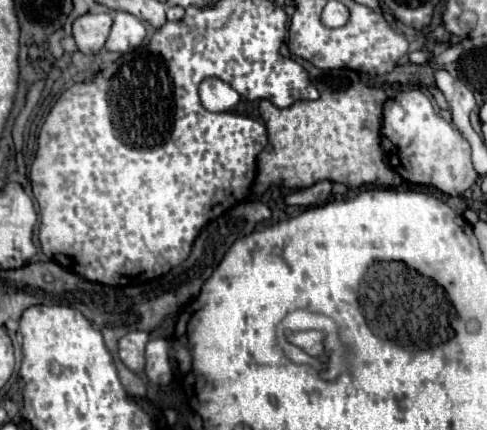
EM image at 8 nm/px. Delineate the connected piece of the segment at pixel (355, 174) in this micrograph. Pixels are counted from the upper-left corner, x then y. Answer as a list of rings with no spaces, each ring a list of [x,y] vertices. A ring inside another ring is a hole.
[[[283,43],[279,53],[283,57],[291,57],[293,61],[301,63],[311,79],[319,81],[319,99],[315,101],[295,101],[291,107],[279,109],[269,101],[259,103],[259,113],[263,113],[265,127],[269,131],[269,147],[259,153],[257,157],[257,181],[255,191],[259,191],[259,183],[279,183],[287,189],[307,189],[317,181],[329,179],[335,183],[347,183],[353,187],[361,185],[379,185],[379,187],[397,187],[403,183],[403,179],[385,165],[381,145],[379,145],[379,129],[381,129],[381,107],[387,99],[387,95],[381,89],[367,87],[359,81],[359,75],[355,71],[321,71],[315,69],[309,61],[303,61],[295,55],[289,55],[287,45]]]

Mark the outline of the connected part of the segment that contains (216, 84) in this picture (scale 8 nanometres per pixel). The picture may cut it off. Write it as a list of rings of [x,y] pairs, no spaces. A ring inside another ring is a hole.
[[[205,77],[201,81],[199,97],[209,111],[231,111],[239,101],[239,93],[217,77]]]

